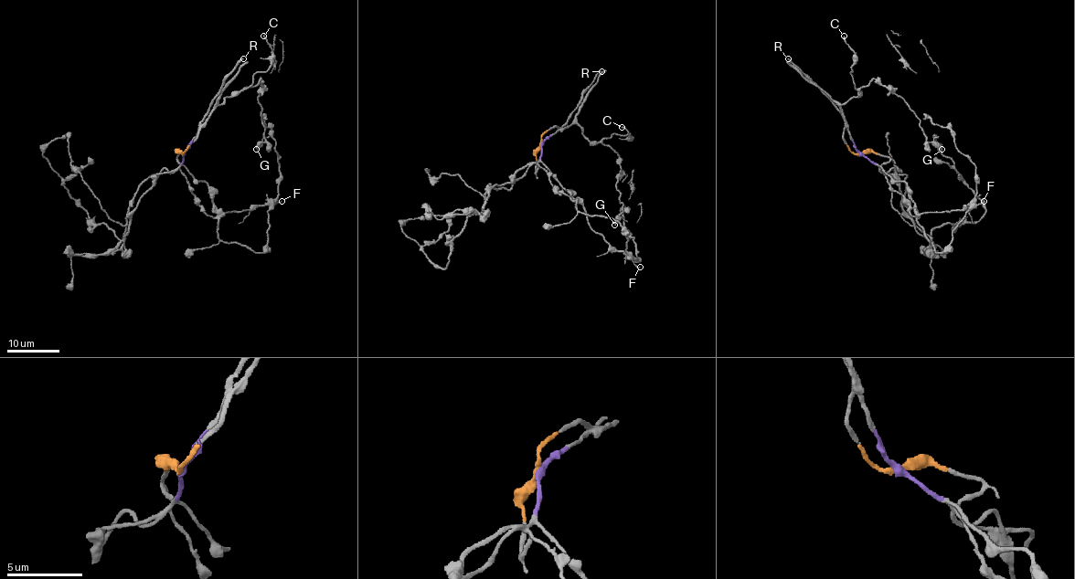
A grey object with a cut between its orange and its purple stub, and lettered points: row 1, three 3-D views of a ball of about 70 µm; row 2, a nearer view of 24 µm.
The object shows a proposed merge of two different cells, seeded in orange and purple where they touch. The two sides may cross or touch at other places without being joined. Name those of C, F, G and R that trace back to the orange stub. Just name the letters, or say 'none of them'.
C, G

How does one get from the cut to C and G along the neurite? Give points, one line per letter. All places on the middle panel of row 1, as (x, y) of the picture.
C: (540, 143), (540, 136), (553, 126), (567, 127), (576, 123), (591, 142), (615, 134), (631, 136), (622, 127)
G: (540, 143), (553, 126), (576, 123), (591, 142), (619, 156), (622, 211), (615, 226)

